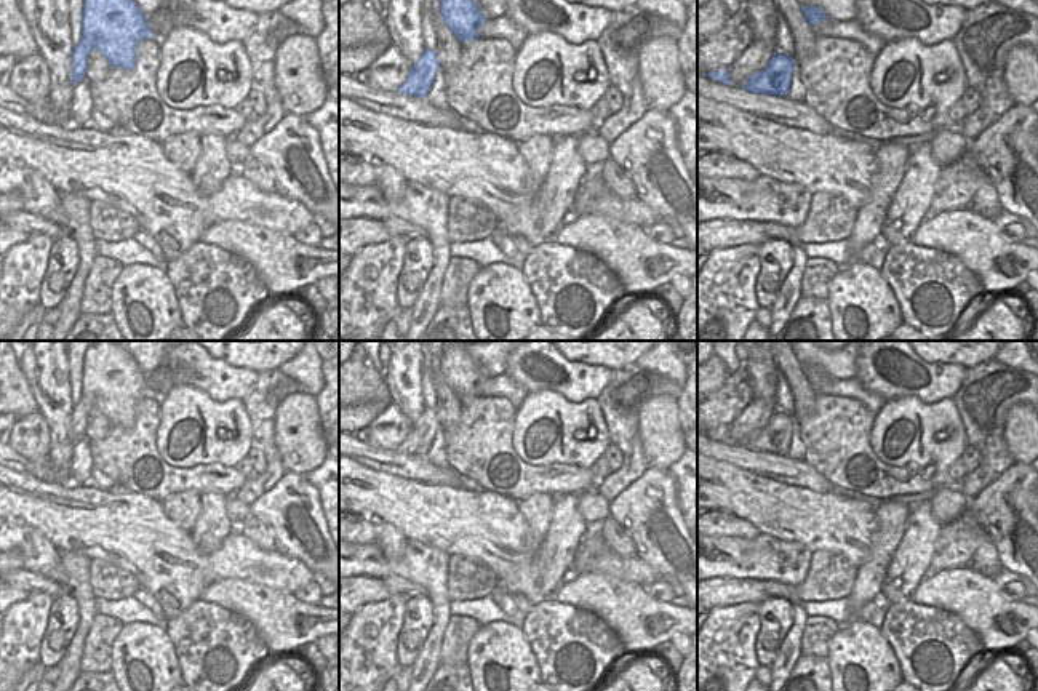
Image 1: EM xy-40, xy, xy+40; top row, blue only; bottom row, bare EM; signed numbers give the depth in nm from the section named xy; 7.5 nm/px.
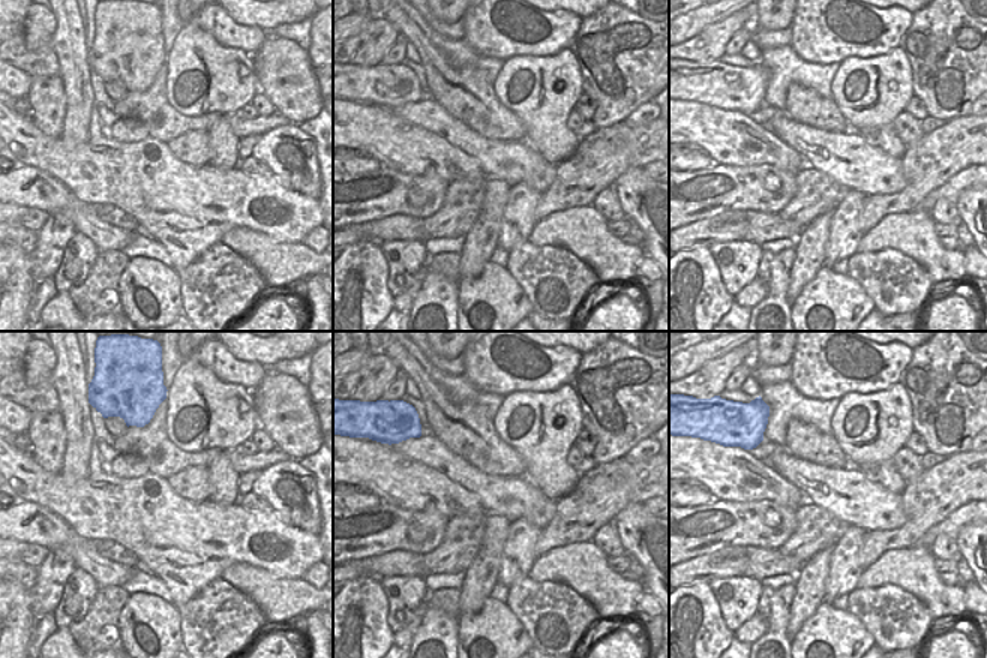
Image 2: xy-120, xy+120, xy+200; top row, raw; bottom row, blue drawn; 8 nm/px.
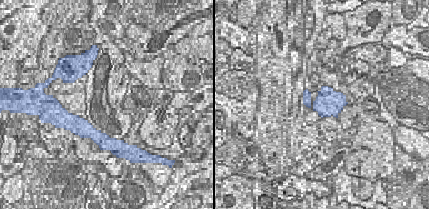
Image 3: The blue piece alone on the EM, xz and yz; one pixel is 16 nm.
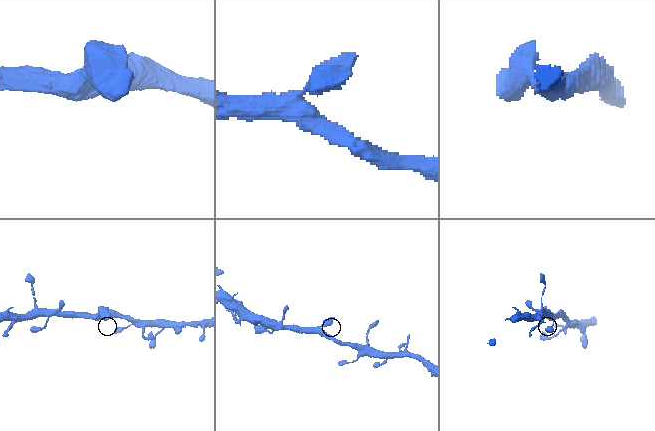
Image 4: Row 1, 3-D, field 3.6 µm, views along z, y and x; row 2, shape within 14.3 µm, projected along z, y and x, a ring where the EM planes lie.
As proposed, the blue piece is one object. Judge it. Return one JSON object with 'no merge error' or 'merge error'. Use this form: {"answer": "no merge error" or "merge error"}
{"answer": "no merge error"}

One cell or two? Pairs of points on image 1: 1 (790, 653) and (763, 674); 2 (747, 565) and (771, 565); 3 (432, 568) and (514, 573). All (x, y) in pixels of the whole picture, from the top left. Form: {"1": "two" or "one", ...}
{"1": "two", "2": "one", "3": "two"}

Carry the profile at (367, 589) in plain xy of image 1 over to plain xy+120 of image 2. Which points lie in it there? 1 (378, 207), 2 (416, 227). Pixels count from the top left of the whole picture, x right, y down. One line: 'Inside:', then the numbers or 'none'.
Inside: 2

